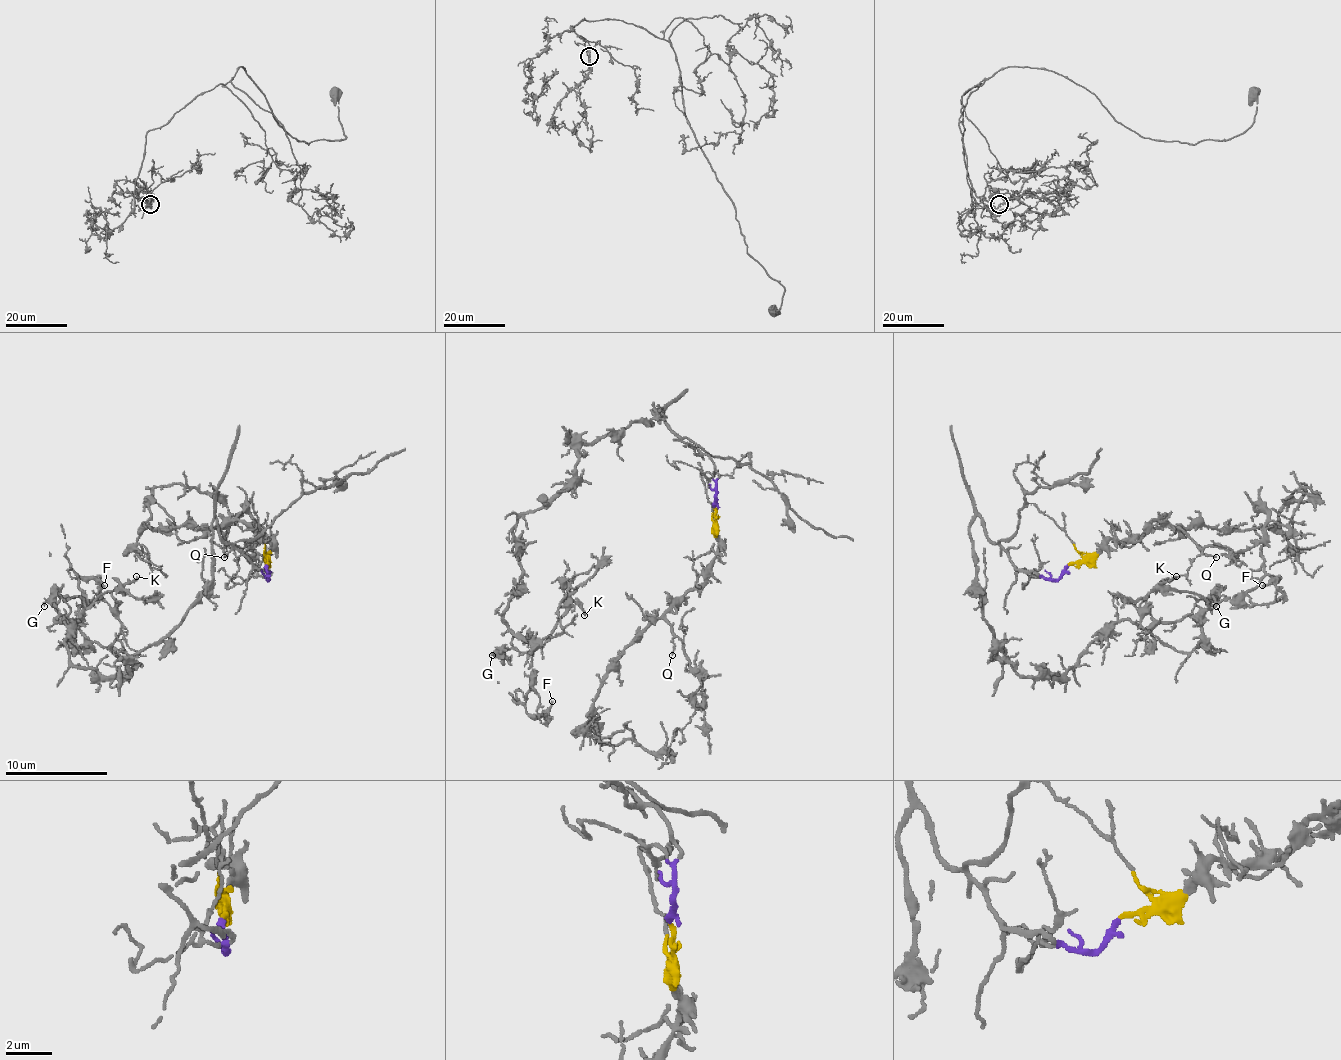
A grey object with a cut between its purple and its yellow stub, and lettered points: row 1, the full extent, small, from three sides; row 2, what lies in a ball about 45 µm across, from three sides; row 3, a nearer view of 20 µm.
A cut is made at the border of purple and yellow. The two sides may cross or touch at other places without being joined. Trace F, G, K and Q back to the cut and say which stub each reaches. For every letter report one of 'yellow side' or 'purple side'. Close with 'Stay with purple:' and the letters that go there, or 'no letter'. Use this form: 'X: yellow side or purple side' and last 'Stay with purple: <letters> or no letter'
F: purple side
G: purple side
K: purple side
Q: yellow side
Stay with purple: F, G, K

